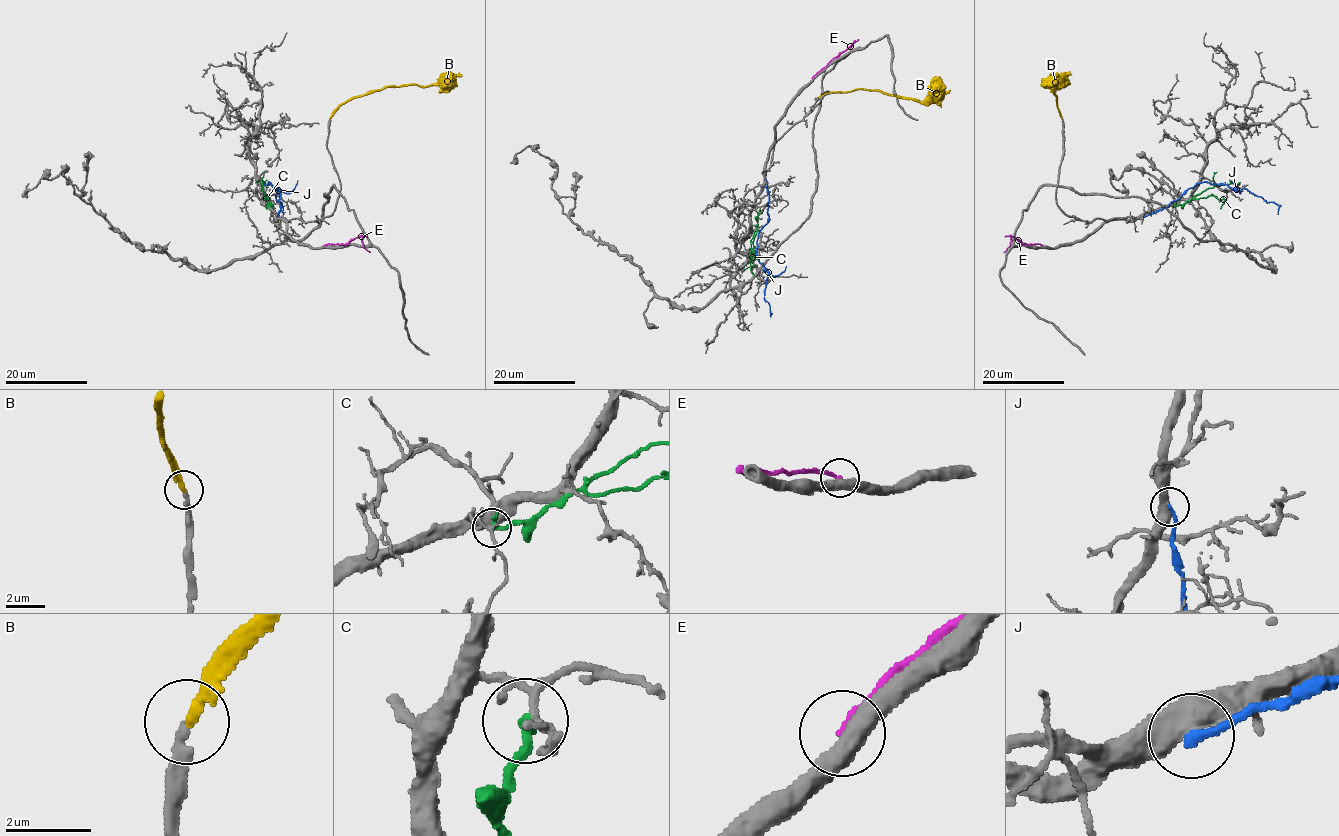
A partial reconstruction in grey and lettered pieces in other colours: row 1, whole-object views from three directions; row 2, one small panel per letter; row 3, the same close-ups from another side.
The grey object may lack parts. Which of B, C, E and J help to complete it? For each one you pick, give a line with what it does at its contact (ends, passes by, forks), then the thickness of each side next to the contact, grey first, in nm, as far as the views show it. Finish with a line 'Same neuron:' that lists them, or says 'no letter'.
B: it ends; calibres 220 and 240 nm
Same neuron: B

